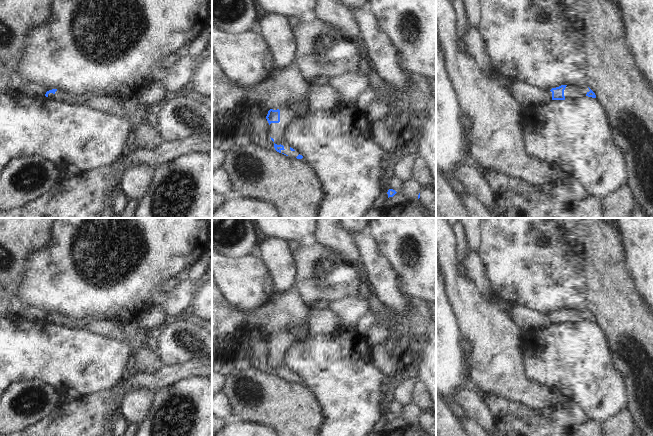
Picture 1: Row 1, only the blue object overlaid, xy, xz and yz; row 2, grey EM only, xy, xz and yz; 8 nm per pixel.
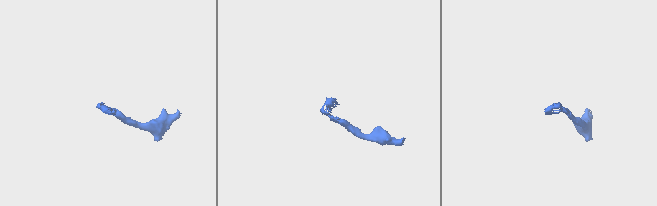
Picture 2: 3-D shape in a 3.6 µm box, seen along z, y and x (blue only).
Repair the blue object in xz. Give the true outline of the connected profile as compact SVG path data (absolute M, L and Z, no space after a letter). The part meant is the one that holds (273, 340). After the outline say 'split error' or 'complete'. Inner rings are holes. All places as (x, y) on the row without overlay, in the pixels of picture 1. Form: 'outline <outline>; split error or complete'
outline M212 270L212 352L221 338L239 334L245 327L266 329L270 332L266 343L275 374L302 383L299 376L286 368L284 358L297 340L287 328L308 323L309 310L301 292L294 286L285 293L275 294L265 306L253 313L240 311L224 297Z; split error

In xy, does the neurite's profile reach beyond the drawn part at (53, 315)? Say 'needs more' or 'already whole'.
needs more

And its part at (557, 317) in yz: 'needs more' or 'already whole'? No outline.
needs more

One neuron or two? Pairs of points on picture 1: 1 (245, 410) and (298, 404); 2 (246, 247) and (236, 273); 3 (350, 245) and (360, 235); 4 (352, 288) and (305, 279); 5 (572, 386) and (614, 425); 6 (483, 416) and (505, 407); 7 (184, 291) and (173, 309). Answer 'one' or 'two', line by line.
1: one
2: two
3: two
4: one
5: two
6: two
7: one

